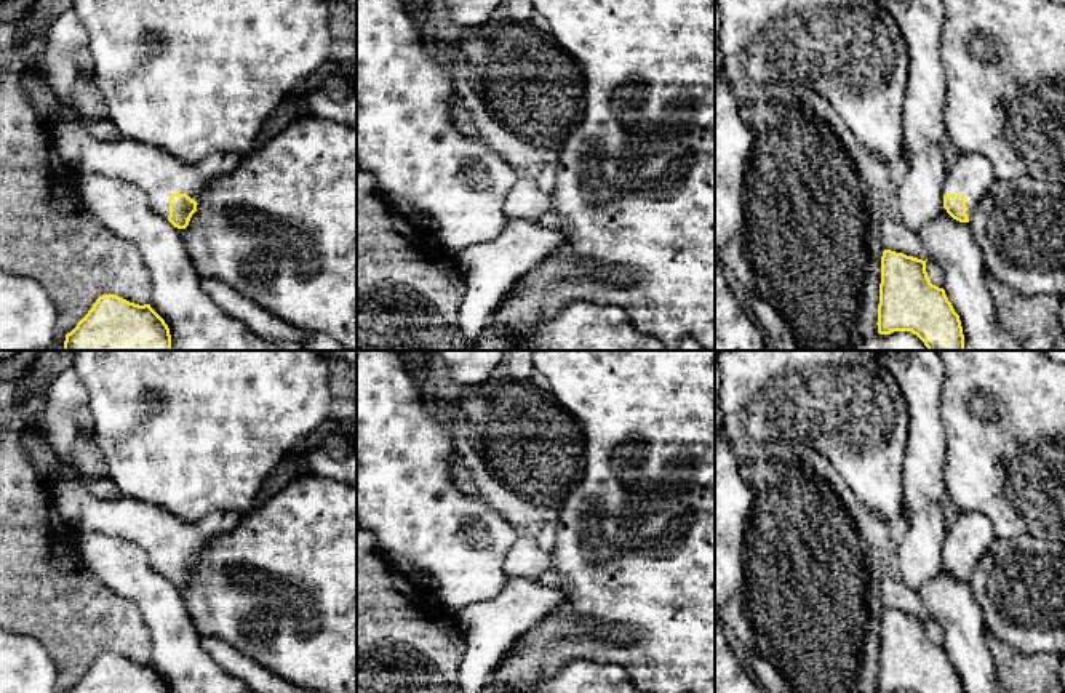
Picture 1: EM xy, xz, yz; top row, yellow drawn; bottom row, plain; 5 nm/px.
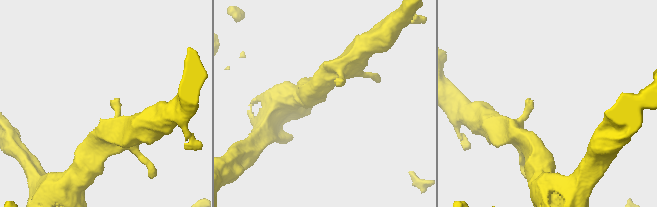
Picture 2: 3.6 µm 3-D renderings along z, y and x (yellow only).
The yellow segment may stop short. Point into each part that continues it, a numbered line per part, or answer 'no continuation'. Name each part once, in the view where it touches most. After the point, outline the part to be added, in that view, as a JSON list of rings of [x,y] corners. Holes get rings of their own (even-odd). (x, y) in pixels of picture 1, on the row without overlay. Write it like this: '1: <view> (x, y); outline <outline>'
1: xy (157, 532); outline [[[58,479],[50,487],[59,515],[78,533],[98,531],[131,541],[146,552],[150,567],[166,578],[171,552],[187,552],[198,562],[214,533],[229,531],[243,519],[238,512],[216,509],[187,522],[158,506],[126,496],[98,498],[77,479]]]

